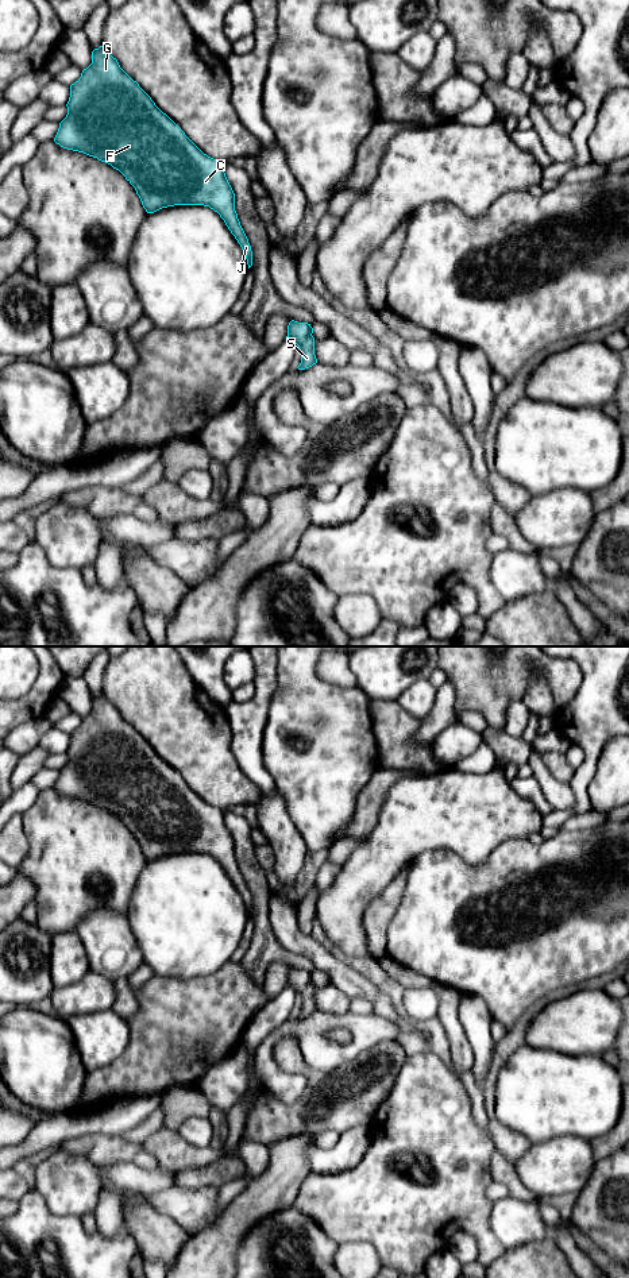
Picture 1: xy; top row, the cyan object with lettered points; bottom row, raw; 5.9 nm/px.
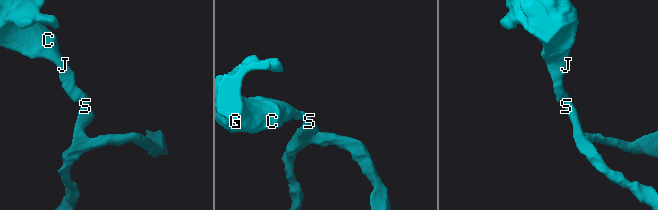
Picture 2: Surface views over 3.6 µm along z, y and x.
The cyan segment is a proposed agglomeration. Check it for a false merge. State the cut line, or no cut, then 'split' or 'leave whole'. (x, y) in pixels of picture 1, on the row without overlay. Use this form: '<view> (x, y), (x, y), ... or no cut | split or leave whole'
no cut | leave whole

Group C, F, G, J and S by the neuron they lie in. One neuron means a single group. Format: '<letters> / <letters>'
C F G J S

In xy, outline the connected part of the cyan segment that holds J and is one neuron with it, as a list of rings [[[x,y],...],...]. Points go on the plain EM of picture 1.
[[[103,694],[92,699],[92,711],[70,733],[67,762],[59,771],[54,789],[84,800],[119,818],[135,835],[143,856],[154,861],[174,853],[204,853],[220,862],[240,892],[248,916],[252,899],[235,858],[235,841],[224,812],[204,802],[185,780],[163,761]]]

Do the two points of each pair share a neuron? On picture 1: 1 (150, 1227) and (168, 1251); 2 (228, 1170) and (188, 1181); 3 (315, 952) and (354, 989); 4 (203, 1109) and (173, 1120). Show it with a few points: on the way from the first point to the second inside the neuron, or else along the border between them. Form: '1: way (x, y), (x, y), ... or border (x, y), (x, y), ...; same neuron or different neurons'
1: way (154, 1232), (165, 1246); same neuron
2: way (219, 1173), (197, 1178); same neuron
3: way (324, 961), (344, 980); same neuron
4: way (196, 1109), (184, 1109), (180, 1114); same neuron

